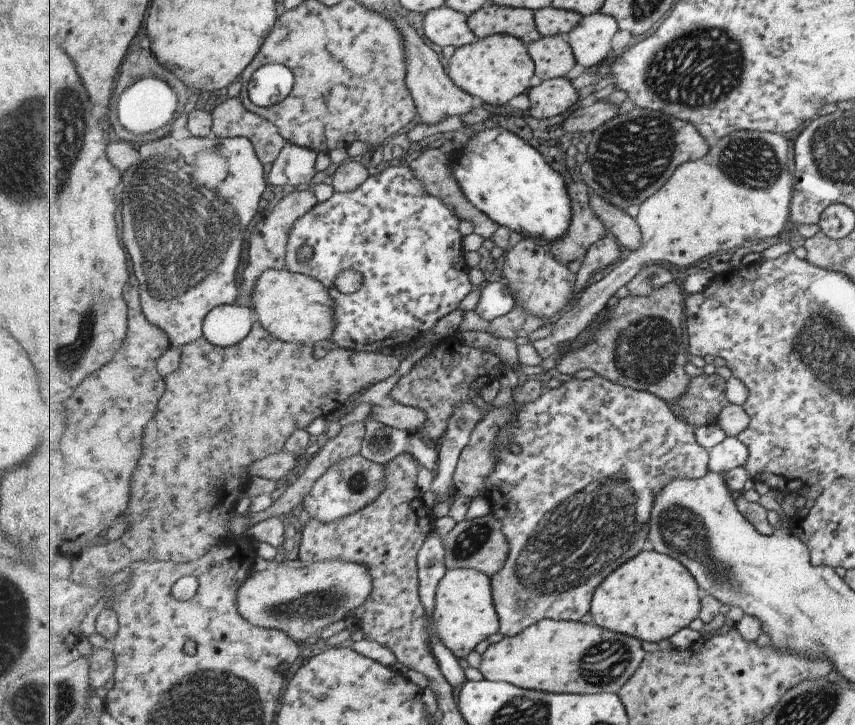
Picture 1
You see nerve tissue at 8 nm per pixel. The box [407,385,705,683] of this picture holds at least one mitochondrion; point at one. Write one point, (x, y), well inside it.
(584, 533)

